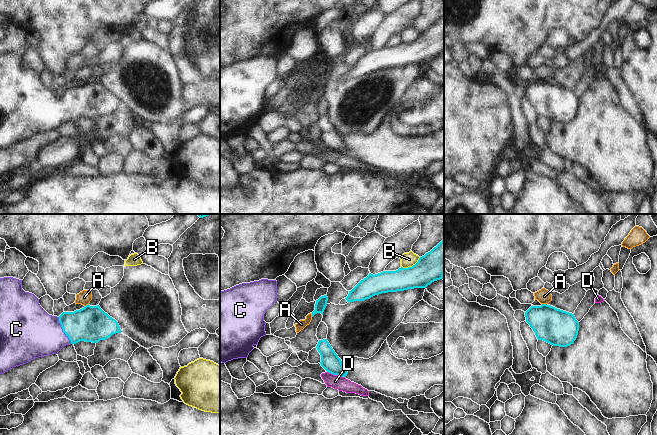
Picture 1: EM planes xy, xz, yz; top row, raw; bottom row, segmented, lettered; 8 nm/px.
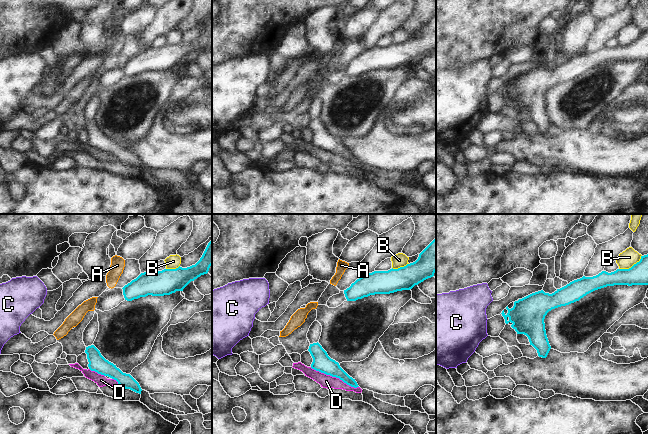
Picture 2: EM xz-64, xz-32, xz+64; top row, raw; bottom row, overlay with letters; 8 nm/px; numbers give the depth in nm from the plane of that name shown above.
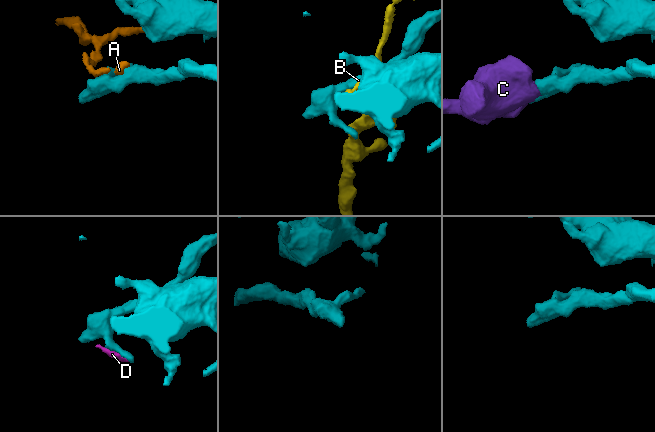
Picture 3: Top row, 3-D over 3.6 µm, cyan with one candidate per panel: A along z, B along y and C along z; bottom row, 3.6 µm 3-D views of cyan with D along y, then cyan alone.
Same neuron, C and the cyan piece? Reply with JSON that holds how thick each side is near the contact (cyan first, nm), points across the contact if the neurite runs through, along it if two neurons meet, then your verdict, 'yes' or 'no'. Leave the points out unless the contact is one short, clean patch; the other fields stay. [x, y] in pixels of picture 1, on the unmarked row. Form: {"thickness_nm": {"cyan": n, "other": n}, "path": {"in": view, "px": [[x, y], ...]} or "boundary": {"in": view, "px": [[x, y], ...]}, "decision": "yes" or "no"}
{"thickness_nm": {"cyan": 280, "other": 400}, "path": {"in": "xy", "px": [[90, 100], [63, 106], [58, 108], [32, 108]]}, "decision": "yes"}

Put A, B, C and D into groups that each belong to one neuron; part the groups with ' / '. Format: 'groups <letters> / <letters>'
groups A / B / C / D

